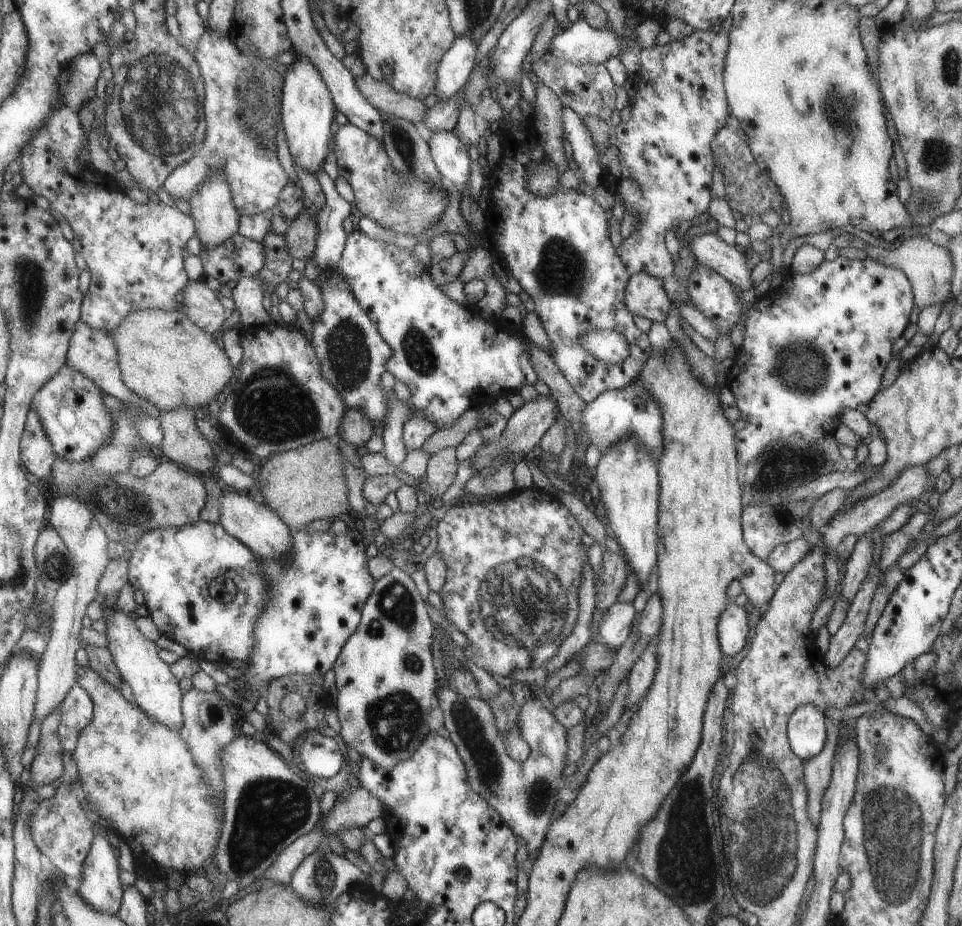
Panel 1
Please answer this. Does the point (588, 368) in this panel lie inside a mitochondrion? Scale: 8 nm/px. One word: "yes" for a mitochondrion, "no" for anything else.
no

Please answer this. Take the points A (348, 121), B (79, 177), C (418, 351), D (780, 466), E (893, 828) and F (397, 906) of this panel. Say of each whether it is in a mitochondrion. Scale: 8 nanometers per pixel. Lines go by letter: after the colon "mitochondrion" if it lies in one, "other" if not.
A: other
B: other
C: mitochondrion
D: mitochondrion
E: mitochondrion
F: other

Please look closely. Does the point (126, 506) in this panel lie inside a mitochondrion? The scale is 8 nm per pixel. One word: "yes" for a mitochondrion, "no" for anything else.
yes

